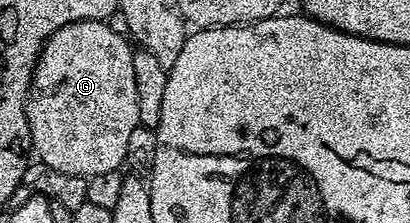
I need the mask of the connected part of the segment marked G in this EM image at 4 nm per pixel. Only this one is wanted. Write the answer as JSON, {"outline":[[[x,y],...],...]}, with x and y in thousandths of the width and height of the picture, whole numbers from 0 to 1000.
{"outline":[[[254,90],[173,99],[124,170],[115,170],[100,256],[80,305],[61,507],[71,552],[71,641],[88,713],[154,762],[154,780],[193,780],[210,798],[232,780],[283,771],[307,731],[310,632],[320,583],[339,561],[339,439],[329,439],[327,202],[280,152]]]}

